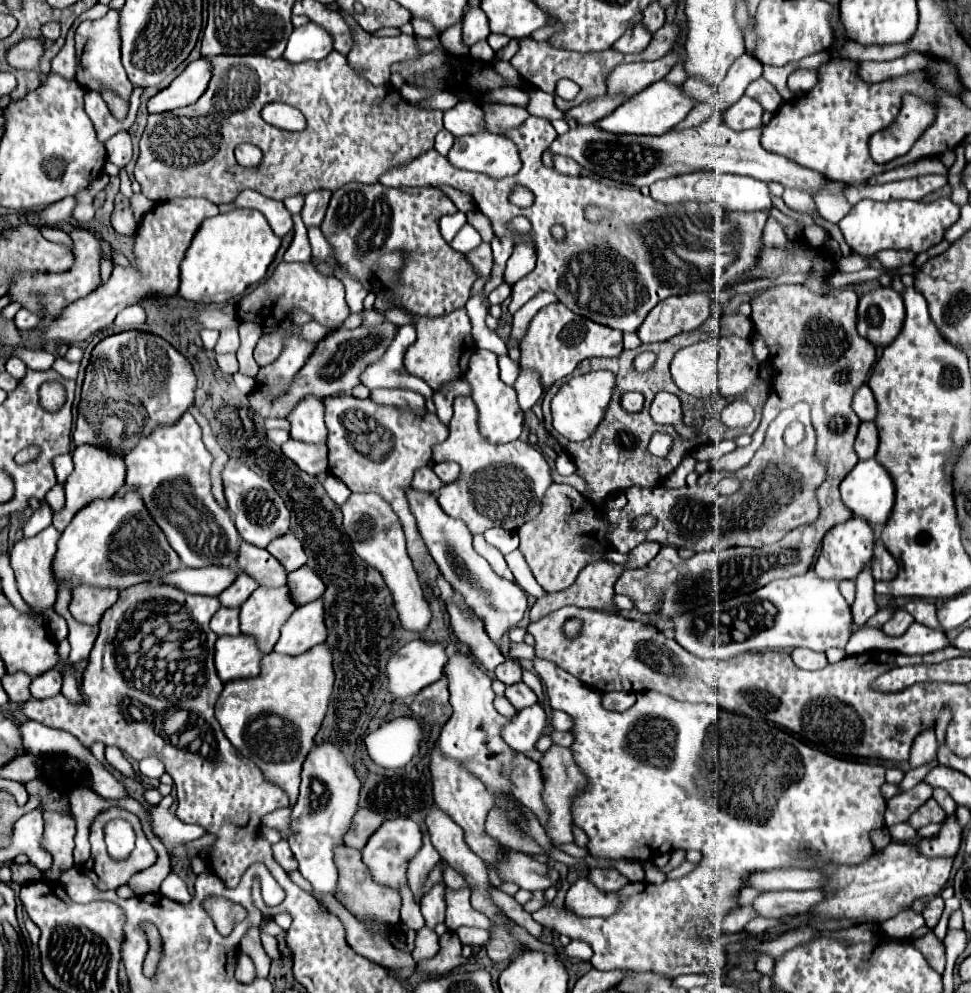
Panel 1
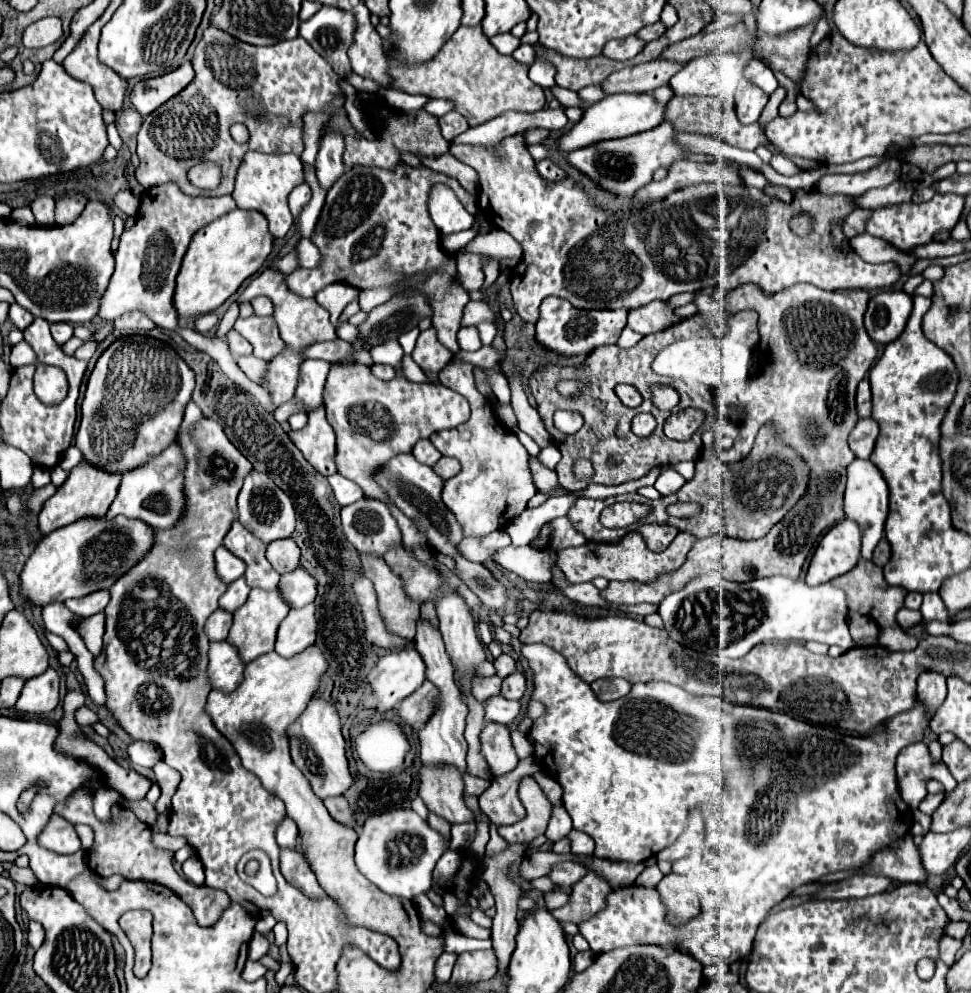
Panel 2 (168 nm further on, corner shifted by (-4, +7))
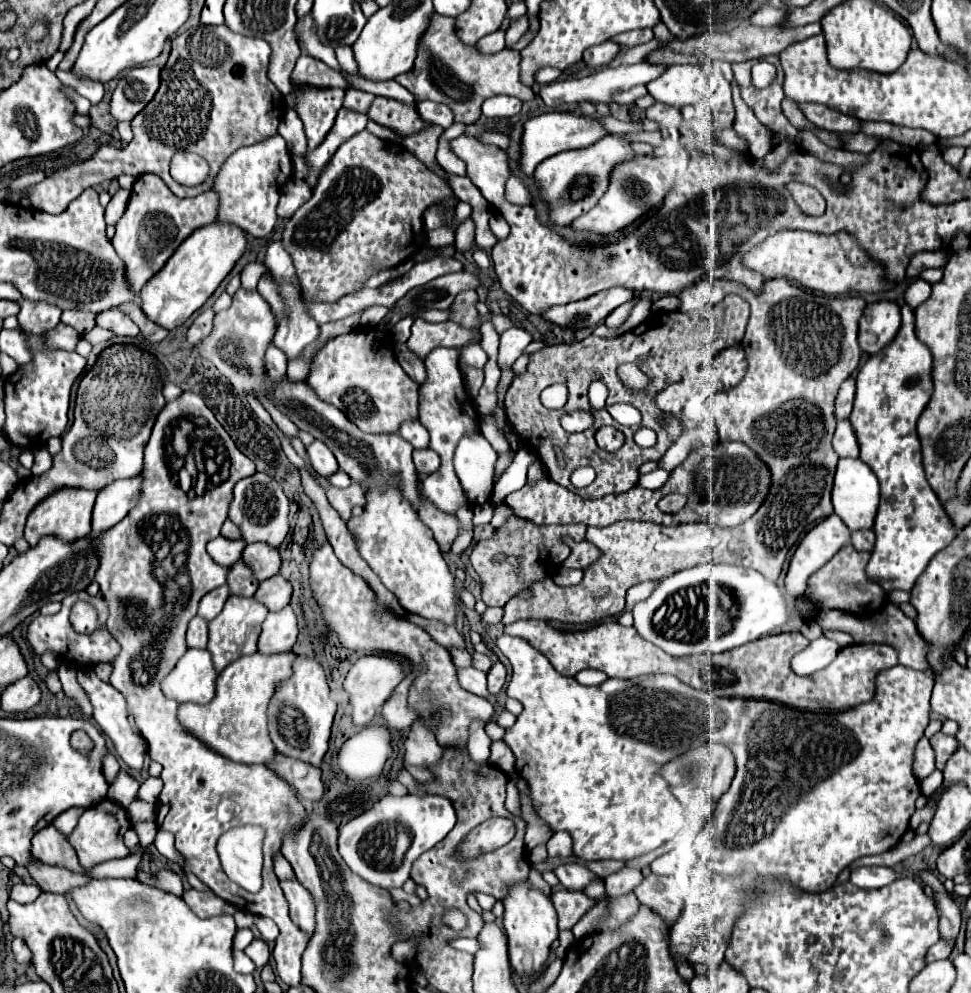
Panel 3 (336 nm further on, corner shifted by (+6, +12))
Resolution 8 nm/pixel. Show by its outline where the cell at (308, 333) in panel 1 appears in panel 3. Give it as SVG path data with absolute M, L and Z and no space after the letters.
M415 319L411 337L407 341L407 347L419 357L427 357L427 349L437 349L437 347L449 347L457 349L463 347L467 341L475 337L473 331L459 327L453 321L447 323L427 323L423 319Z

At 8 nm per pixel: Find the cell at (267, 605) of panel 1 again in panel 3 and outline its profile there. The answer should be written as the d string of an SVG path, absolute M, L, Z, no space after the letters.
M229 597L227 599L223 611L213 621L209 621L207 651L211 653L217 673L221 673L229 663L239 659L241 655L251 655L257 651L257 637L261 633L261 625L263 625L267 613L269 611L265 611L263 605L251 597L249 599L245 599L245 597Z

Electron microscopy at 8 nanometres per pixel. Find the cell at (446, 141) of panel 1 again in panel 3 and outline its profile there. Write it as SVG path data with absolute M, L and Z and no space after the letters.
M421 101L417 103L417 111L421 113L421 117L429 123L441 125L443 129L449 129L453 125L453 111L441 103L433 103L433 101Z

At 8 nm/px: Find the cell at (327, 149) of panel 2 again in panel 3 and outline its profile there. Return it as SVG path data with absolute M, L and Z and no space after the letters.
M291 87L291 93L285 97L285 103L303 121L309 149L315 149L333 127L337 111L343 105L343 95L345 93L337 87Z

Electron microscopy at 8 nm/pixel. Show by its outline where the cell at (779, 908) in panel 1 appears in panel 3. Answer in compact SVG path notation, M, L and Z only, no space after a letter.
M857 867L853 869L851 881L863 889L885 887L897 879L897 873L891 867Z

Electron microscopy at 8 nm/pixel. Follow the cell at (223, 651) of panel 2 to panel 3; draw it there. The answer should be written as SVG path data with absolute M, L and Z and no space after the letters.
M189 649L175 669L161 681L165 697L177 703L205 705L215 695L215 677L211 655L207 649Z

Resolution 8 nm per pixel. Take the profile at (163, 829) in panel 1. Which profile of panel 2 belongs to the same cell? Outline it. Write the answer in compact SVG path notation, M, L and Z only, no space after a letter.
M123 798L123 806L127 806L141 822L145 822L149 828L155 828L157 826L157 820L159 820L159 812L157 808L147 800L147 798L141 798L141 800L127 800Z

